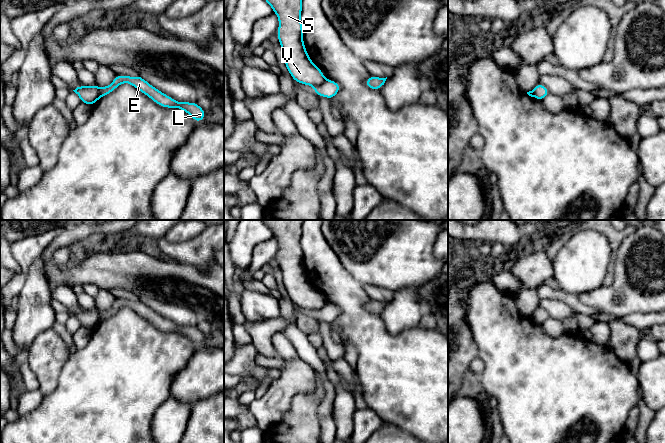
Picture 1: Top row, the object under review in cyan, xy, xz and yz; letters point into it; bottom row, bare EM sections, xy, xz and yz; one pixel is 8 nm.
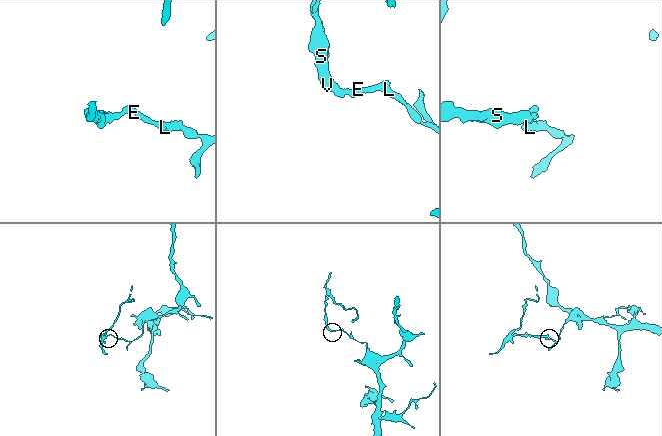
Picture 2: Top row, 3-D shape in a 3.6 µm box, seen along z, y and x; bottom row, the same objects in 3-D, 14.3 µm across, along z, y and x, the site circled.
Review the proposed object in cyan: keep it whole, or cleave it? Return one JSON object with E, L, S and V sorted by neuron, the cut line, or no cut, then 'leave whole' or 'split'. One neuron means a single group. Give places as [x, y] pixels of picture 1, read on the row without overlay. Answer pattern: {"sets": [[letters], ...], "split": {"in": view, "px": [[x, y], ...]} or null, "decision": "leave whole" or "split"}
{"sets": [["E", "L"], ["S", "V"]], "split": {"in": "xz", "px": [[325, 303], [315, 311]]}, "decision": "split"}

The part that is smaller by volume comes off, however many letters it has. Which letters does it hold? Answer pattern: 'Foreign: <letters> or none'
Foreign: S, V

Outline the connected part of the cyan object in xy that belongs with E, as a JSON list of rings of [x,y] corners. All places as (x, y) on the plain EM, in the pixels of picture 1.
[[[116,299],[113,306],[109,310],[98,311],[100,321],[104,321],[109,317],[113,316],[122,307],[131,308],[162,331],[175,331],[187,336],[198,347],[200,347],[206,339],[206,336],[197,328],[197,326],[178,326],[173,322],[169,321],[168,319],[163,318],[160,314],[153,311],[139,299],[135,301]]]

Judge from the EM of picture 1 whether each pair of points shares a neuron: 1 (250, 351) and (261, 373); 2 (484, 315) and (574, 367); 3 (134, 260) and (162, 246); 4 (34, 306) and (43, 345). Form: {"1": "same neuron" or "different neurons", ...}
{"1": "same neuron", "2": "same neuron", "3": "different neurons", "4": "different neurons"}

